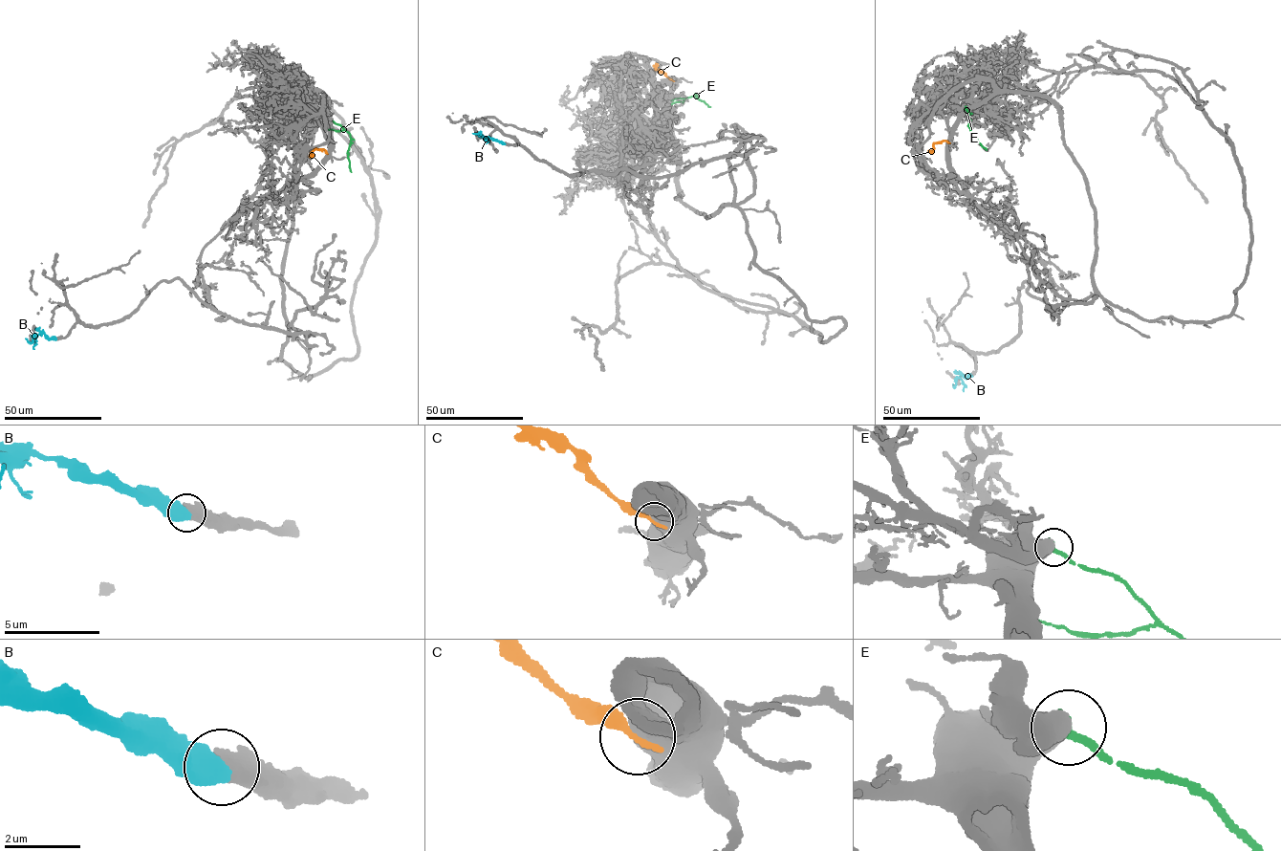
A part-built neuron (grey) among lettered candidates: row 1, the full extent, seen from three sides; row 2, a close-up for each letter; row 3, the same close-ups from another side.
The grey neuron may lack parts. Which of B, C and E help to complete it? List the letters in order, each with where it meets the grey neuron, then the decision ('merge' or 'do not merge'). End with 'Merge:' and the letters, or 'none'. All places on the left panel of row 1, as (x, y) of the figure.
B: meets grey at (55, 338); merge
C: meets grey at (327, 153); do not merge
E: meets grey at (334, 121); do not merge
Merge: B

